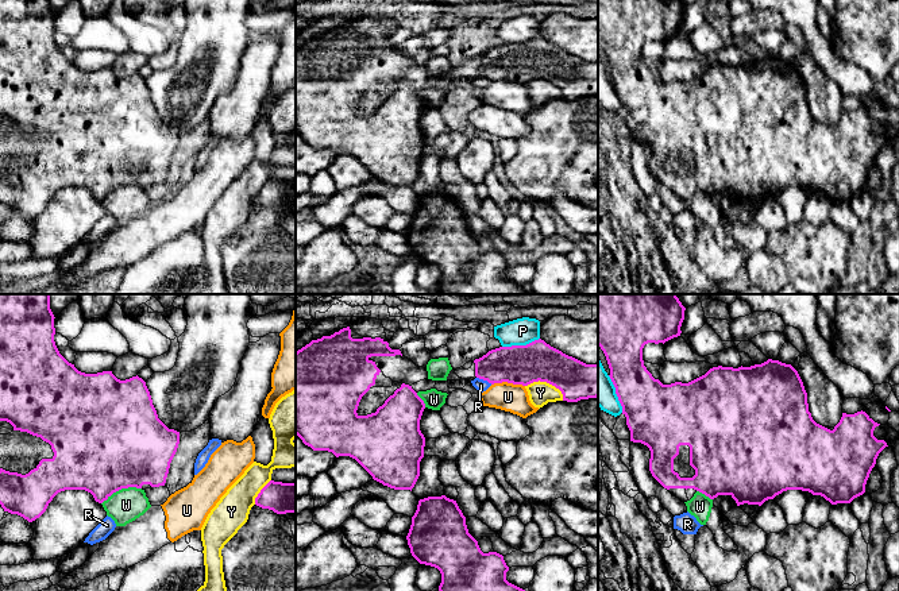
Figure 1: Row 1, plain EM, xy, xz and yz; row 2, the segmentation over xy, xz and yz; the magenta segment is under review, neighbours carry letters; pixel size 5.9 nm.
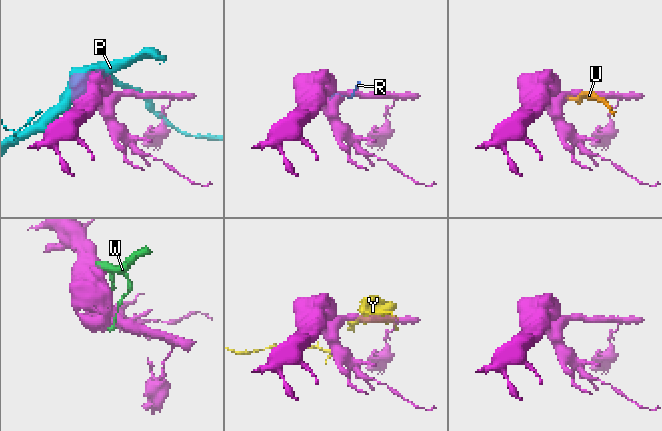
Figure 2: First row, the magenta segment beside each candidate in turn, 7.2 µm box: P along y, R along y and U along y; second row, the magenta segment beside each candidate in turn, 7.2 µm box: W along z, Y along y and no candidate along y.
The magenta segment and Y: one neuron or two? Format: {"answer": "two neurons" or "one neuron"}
{"answer": "two neurons"}

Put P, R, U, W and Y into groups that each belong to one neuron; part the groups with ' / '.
P / R / U / W / Y

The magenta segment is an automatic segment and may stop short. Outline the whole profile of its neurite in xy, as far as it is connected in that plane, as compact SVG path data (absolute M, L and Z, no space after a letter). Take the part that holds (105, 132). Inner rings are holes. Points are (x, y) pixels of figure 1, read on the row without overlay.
M0 0L0 202L4 209L18 212L28 220L39 216L53 196L65 188L85 188L96 200L103 201L113 190L128 186L150 186L165 184L170 161L180 142L180 130L169 127L157 112L146 80L136 74L117 77L112 69L85 72L78 69L58 49L54 32L54 12L50 0Z

